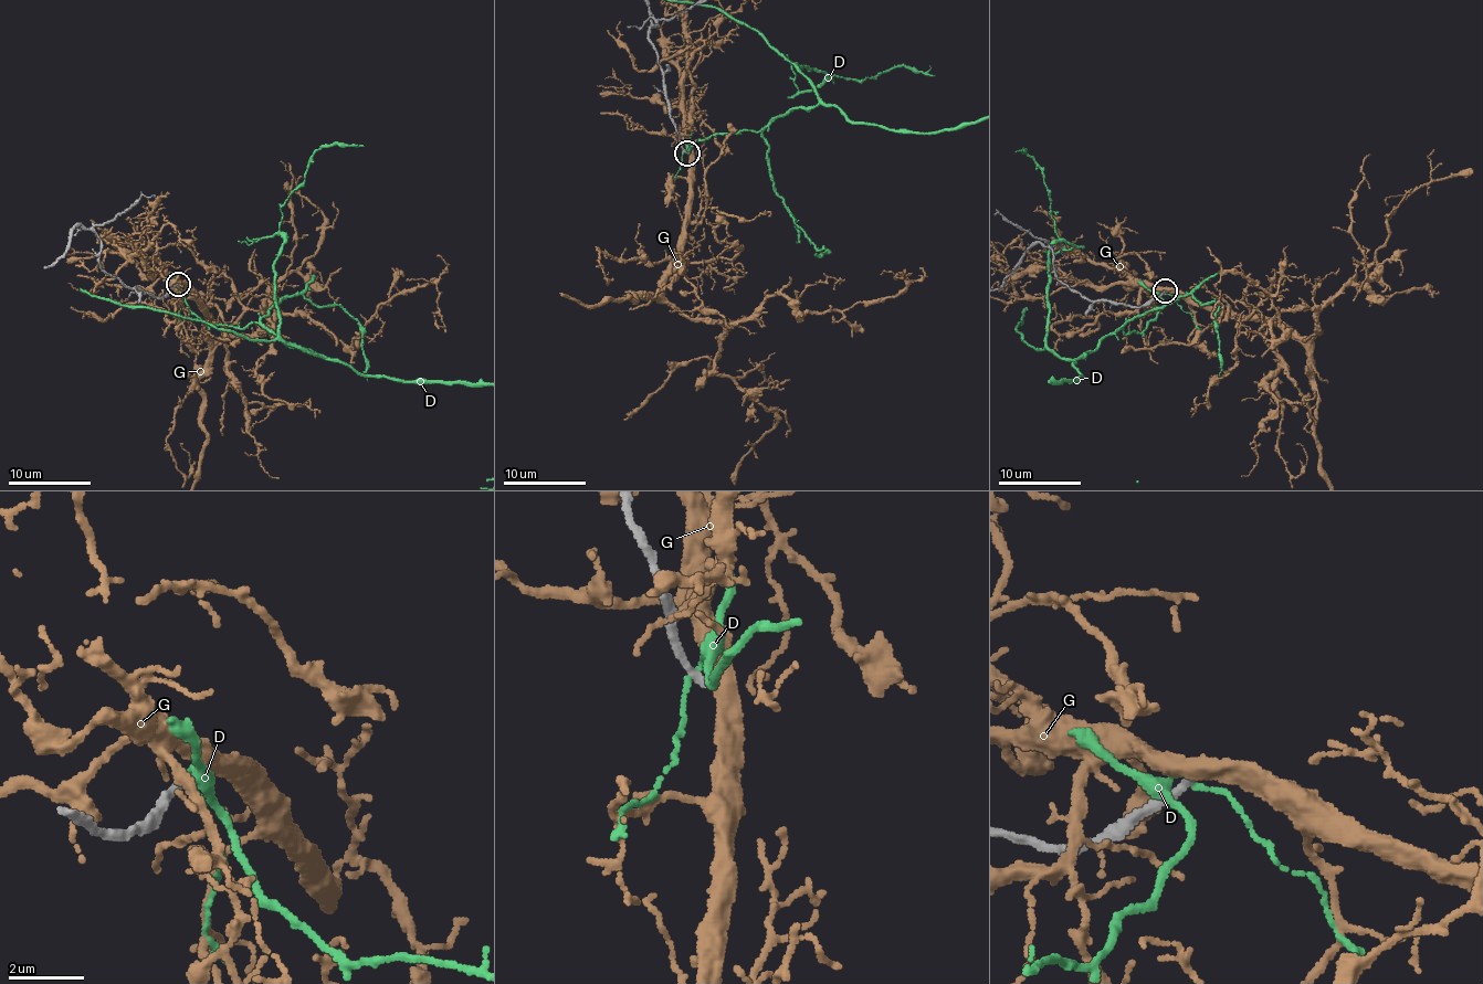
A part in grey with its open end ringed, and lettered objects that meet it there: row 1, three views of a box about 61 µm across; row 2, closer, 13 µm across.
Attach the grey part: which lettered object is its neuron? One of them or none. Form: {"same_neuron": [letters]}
{"same_neuron": []}

